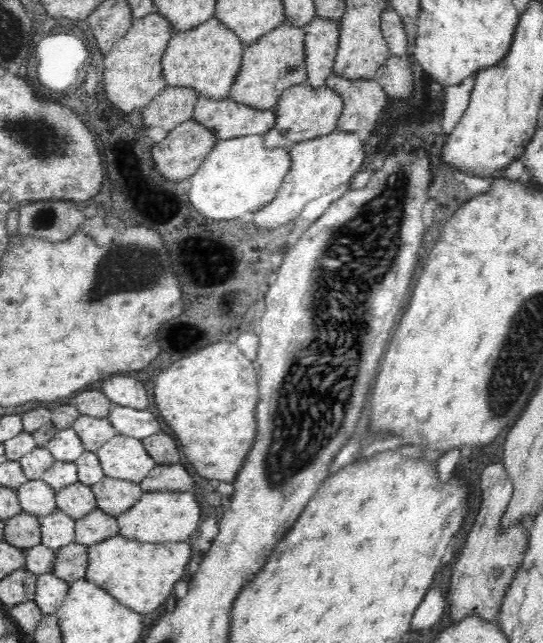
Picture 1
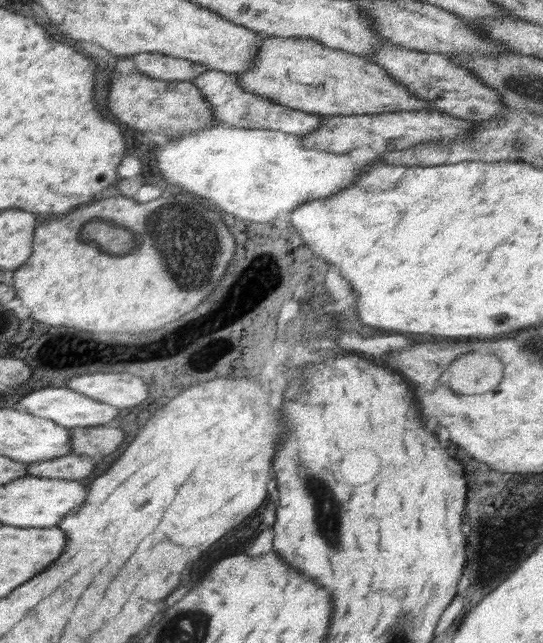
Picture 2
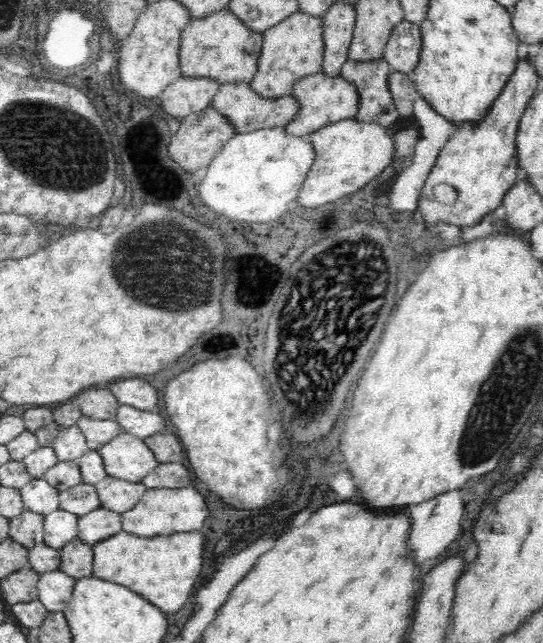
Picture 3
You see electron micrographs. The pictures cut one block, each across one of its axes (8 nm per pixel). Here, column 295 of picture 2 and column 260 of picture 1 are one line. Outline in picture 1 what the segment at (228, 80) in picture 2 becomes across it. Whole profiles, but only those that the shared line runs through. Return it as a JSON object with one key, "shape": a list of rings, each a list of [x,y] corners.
{"shape":[[[200,96],[198,102],[196,102],[196,106],[194,106],[193,118],[204,125],[204,127],[210,129],[220,141],[251,134],[263,135],[276,122],[276,115],[273,109],[260,110],[233,101],[228,96],[223,99],[211,99]]]}

